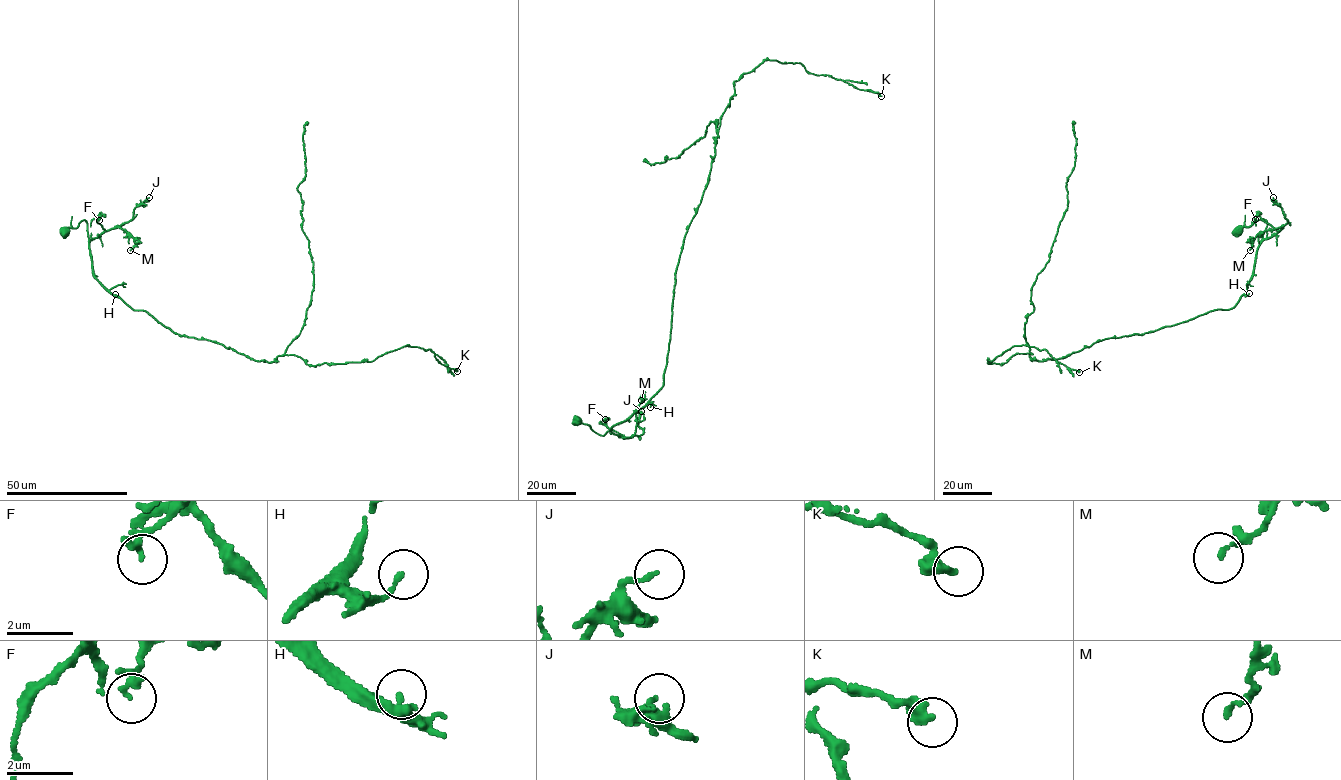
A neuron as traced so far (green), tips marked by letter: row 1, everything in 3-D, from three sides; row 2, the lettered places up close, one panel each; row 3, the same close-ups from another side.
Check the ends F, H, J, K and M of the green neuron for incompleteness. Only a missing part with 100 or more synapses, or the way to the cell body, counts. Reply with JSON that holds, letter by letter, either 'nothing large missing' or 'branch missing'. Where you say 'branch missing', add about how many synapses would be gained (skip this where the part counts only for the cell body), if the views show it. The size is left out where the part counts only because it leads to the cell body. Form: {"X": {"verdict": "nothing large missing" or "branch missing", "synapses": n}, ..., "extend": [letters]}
{"F": {"verdict": "nothing large missing"}, "H": {"verdict": "nothing large missing"}, "J": {"verdict": "nothing large missing"}, "K": {"verdict": "nothing large missing"}, "M": {"verdict": "nothing large missing"}, "extend": []}

